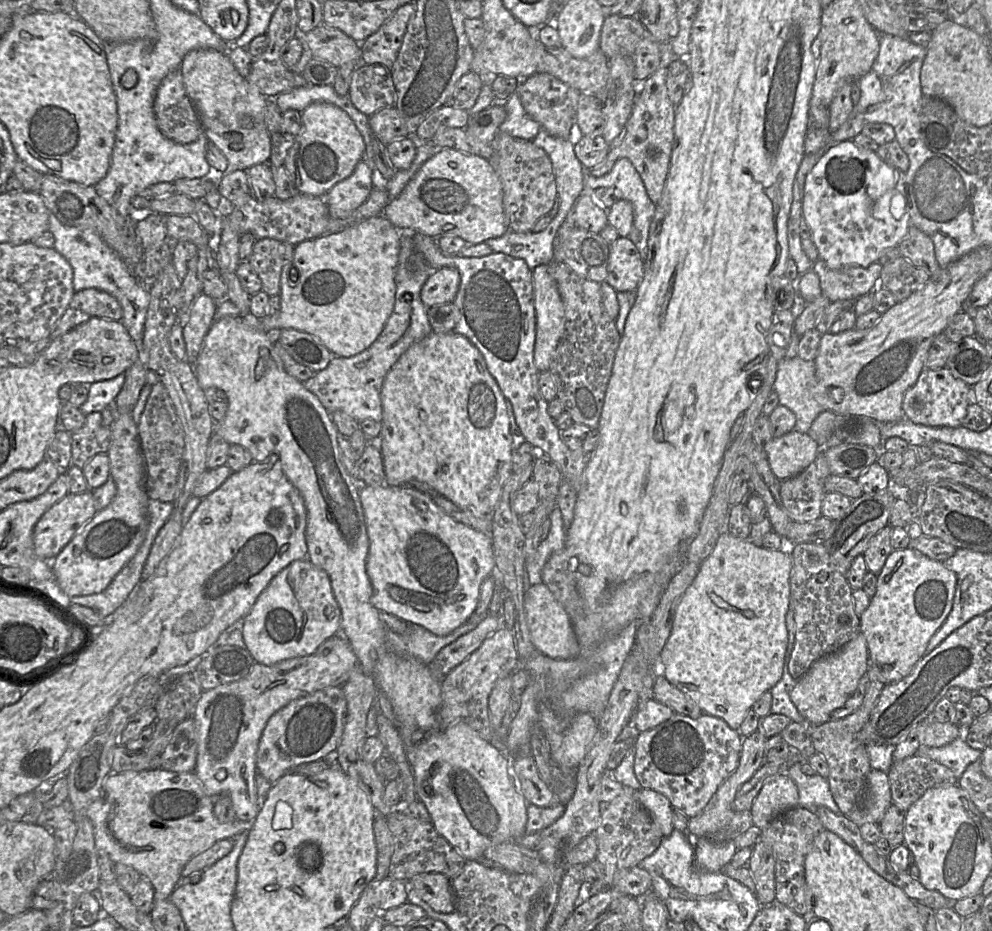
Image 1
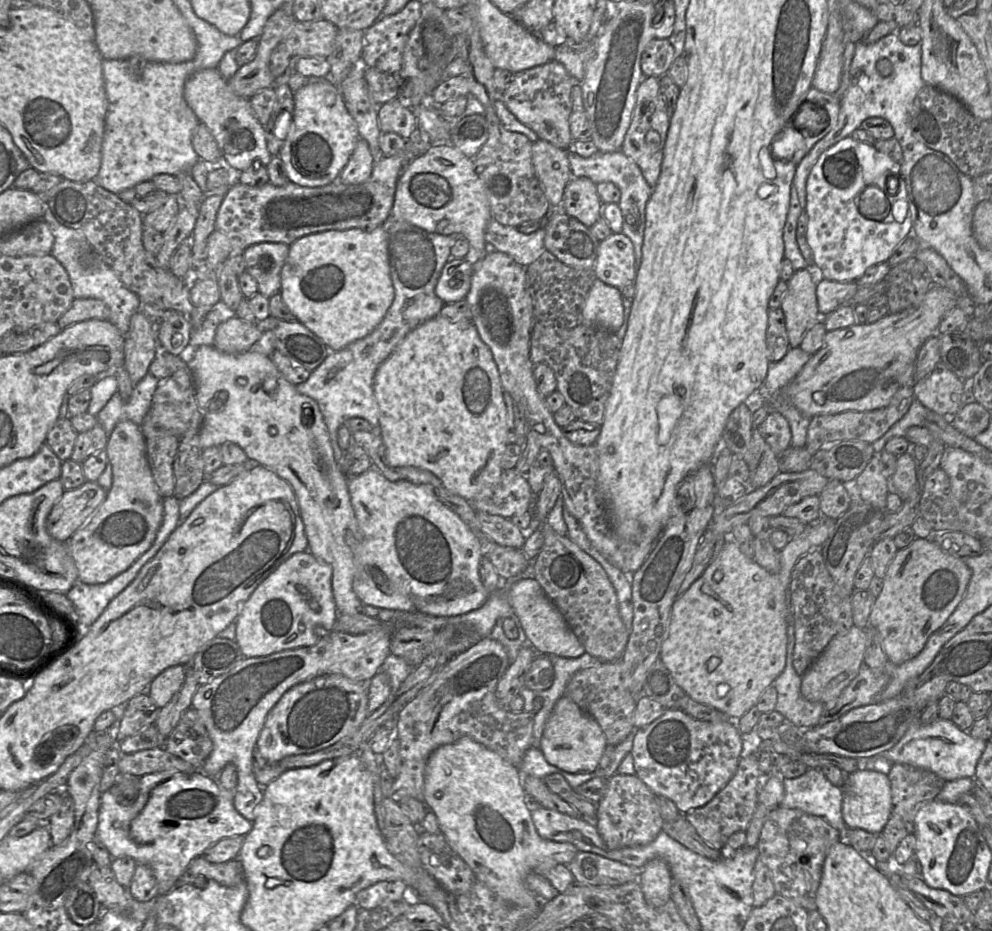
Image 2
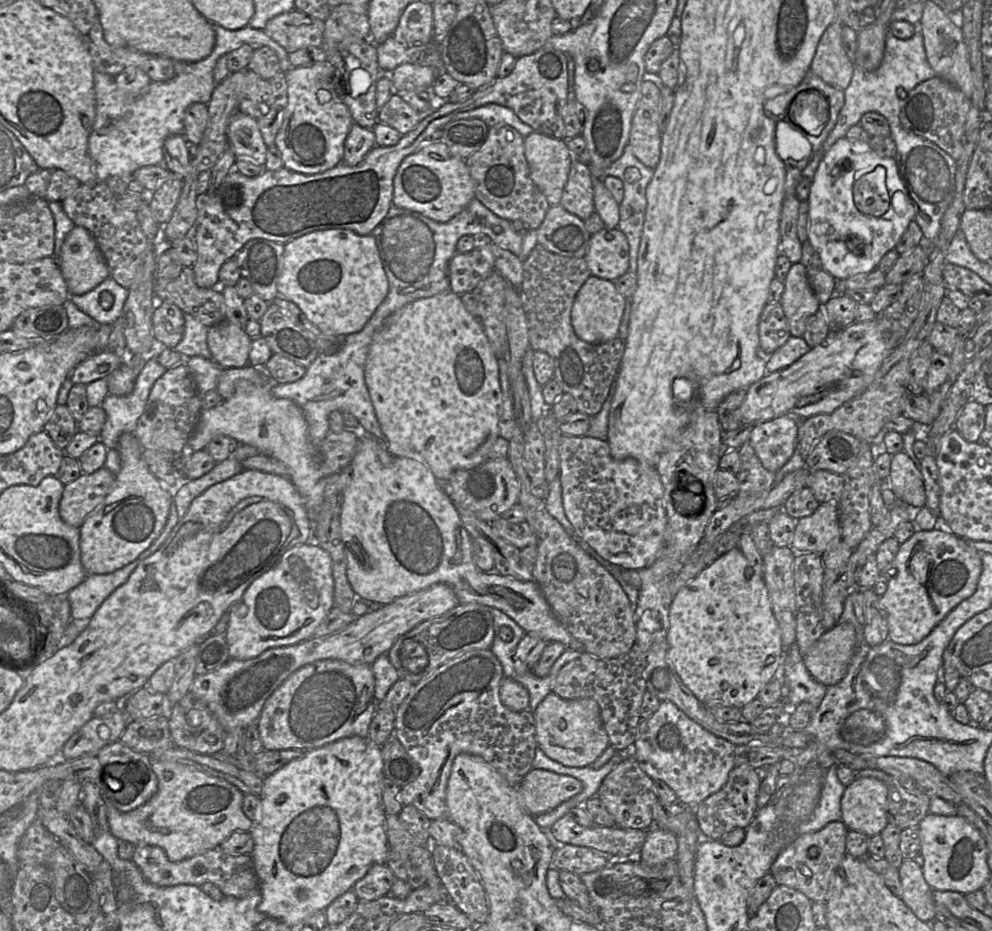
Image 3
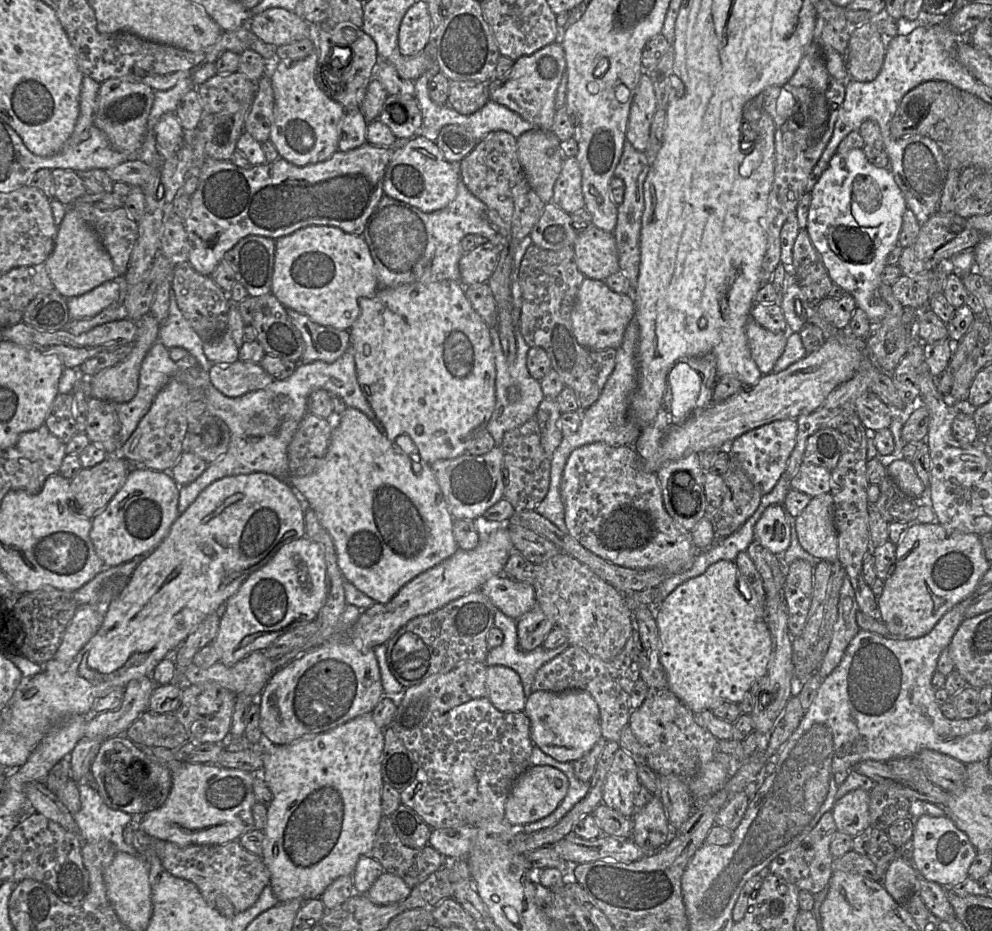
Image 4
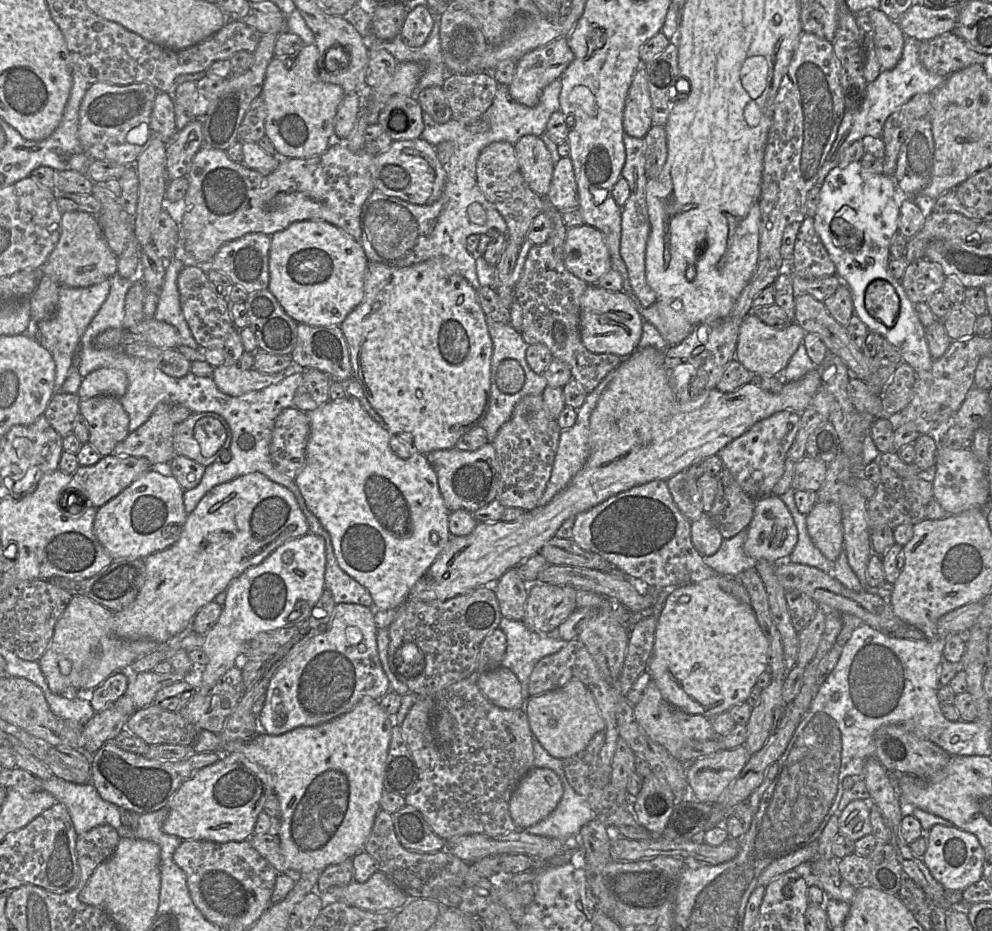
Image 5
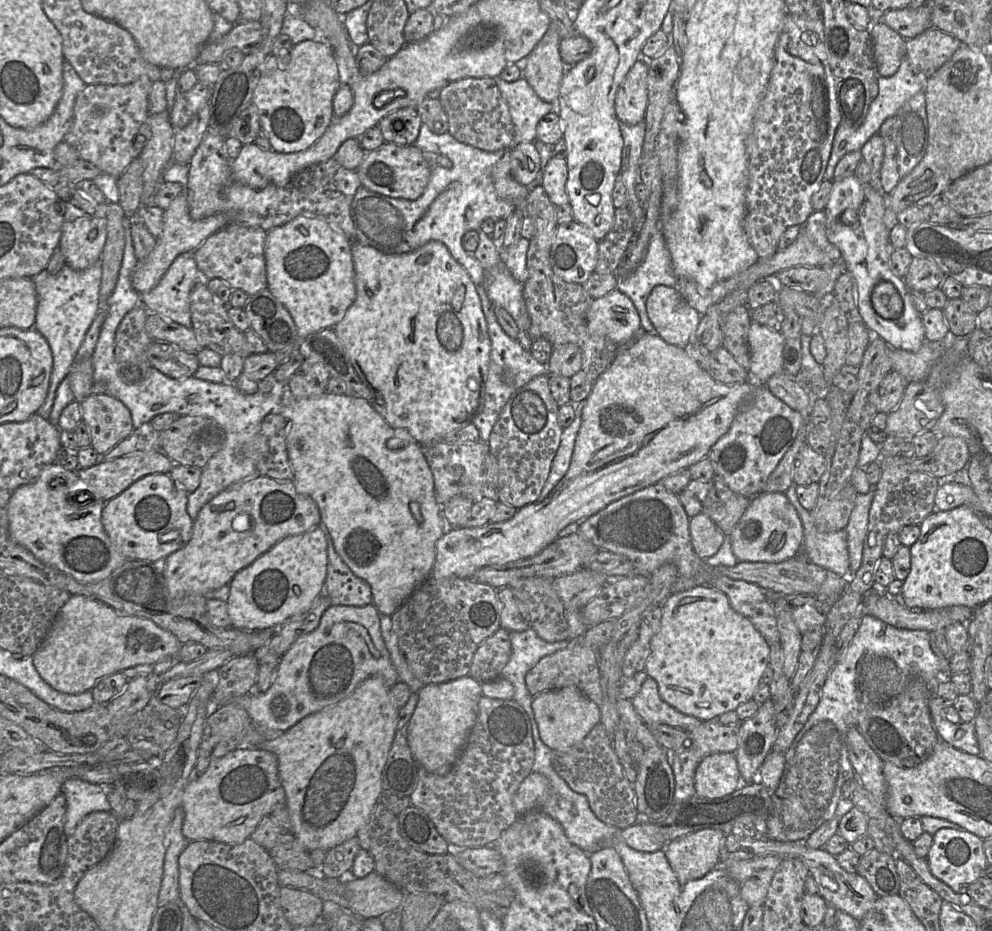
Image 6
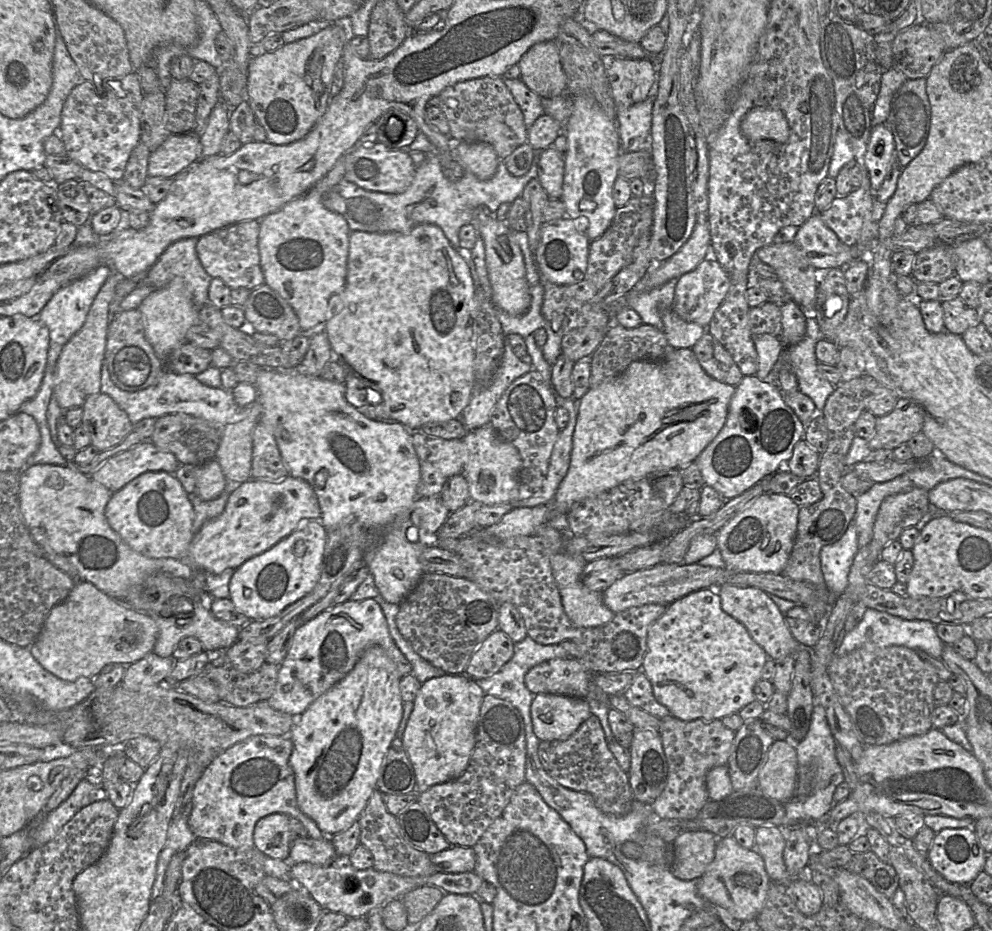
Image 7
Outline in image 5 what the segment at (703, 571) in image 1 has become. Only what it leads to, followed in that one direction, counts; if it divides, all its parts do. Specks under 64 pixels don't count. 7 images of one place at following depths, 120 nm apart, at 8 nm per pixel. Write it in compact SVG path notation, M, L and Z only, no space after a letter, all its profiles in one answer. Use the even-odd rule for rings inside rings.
M817 502L806 515L806 525L814 545L835 562L843 550L843 525L840 507ZM712 577L698 583L688 584L672 588L662 608L657 613L657 628L652 654L647 664L647 672L651 680L658 686L662 696L673 706L688 714L699 714L711 718L727 712L731 707L747 701L751 690L758 677L765 671L769 671L769 641L761 629L753 608L749 603L743 603L731 594L724 591L719 585L719 577Z

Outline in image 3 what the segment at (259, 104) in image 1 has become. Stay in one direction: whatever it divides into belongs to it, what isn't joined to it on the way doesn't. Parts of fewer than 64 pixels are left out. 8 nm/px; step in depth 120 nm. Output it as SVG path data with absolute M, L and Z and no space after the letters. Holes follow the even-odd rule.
M236 111L227 126L228 147L239 160L252 160L260 166L266 162L267 146L259 130L257 120Z

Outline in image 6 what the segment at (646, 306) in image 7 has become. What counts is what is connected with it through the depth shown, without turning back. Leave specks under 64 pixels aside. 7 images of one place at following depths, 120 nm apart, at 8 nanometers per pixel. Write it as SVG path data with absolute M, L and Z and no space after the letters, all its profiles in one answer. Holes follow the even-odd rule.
M661 231L652 236L647 253L640 266L629 275L618 275L617 288L633 302L641 328L646 333L656 333L651 323L646 303L654 287L664 285L677 289L679 279L672 270L671 255Z

